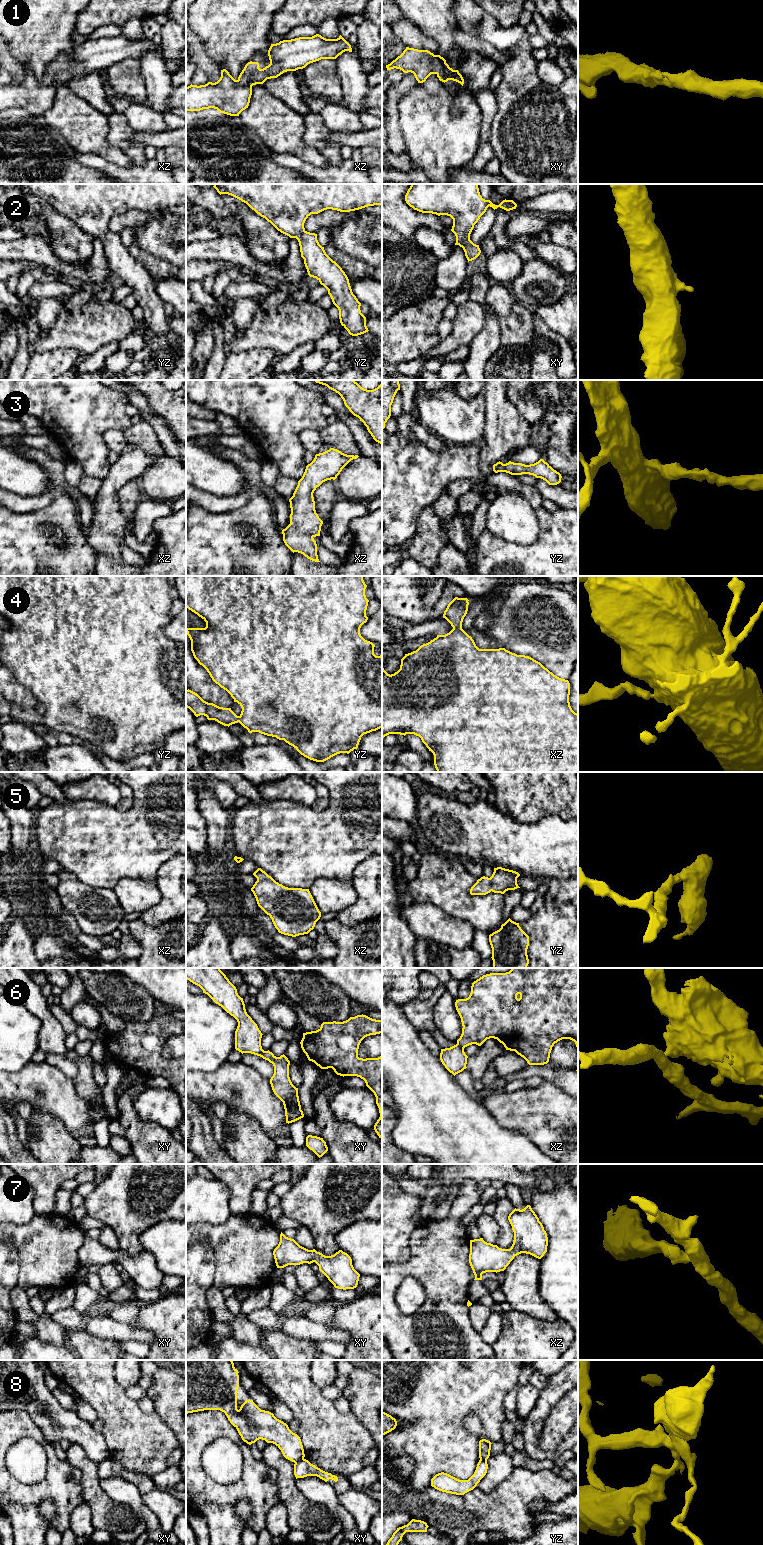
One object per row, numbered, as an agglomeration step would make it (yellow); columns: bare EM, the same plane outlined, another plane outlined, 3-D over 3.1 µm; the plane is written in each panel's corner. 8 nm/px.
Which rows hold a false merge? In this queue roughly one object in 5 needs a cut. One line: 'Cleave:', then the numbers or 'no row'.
Cleave: 6, 8

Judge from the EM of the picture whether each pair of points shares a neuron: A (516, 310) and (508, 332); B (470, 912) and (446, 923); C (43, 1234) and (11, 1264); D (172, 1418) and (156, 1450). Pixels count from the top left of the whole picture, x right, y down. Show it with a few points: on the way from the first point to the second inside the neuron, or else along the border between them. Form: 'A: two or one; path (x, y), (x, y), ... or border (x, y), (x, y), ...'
A: one; path (516, 315), (516, 324), (513, 327)
B: two; border (437, 907), (451, 915), (465, 919), (475, 929)
C: two; border (10, 1240), (18, 1257), (18, 1282)
D: two; border (155, 1412), (175, 1436)

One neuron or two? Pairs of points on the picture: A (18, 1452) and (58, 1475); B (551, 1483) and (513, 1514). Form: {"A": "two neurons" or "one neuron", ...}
{"A": "two neurons", "B": "one neuron"}

